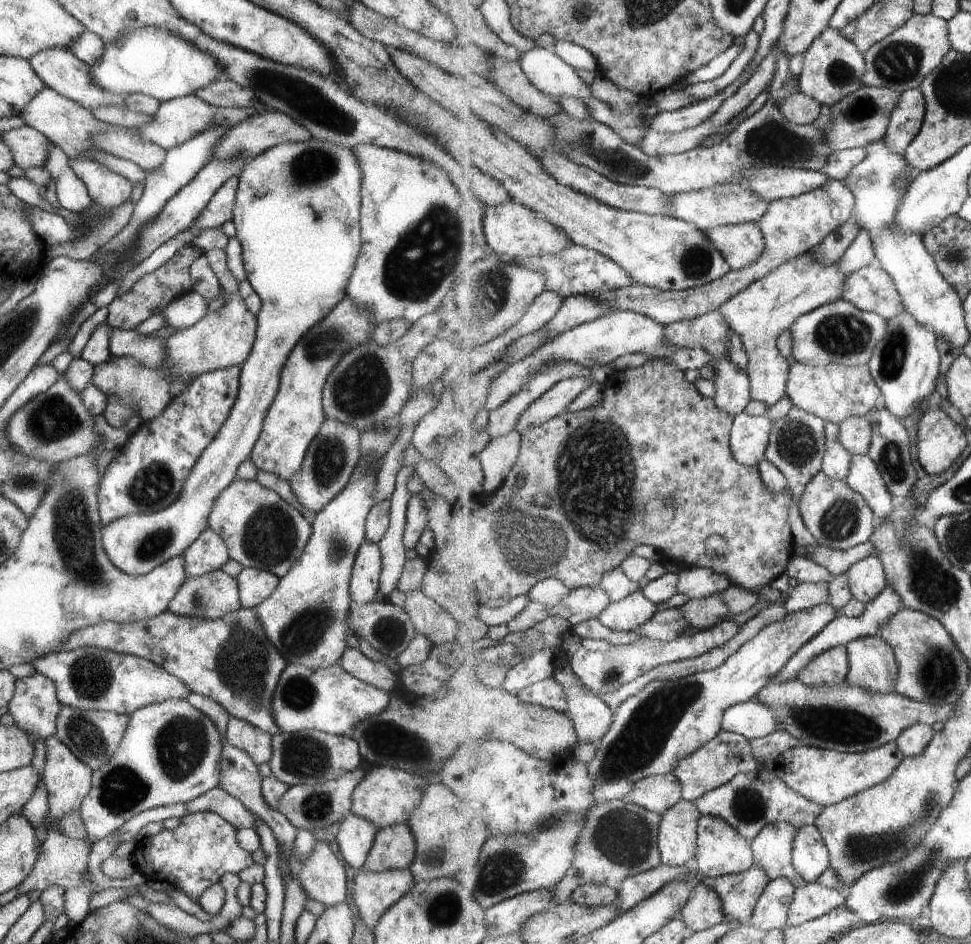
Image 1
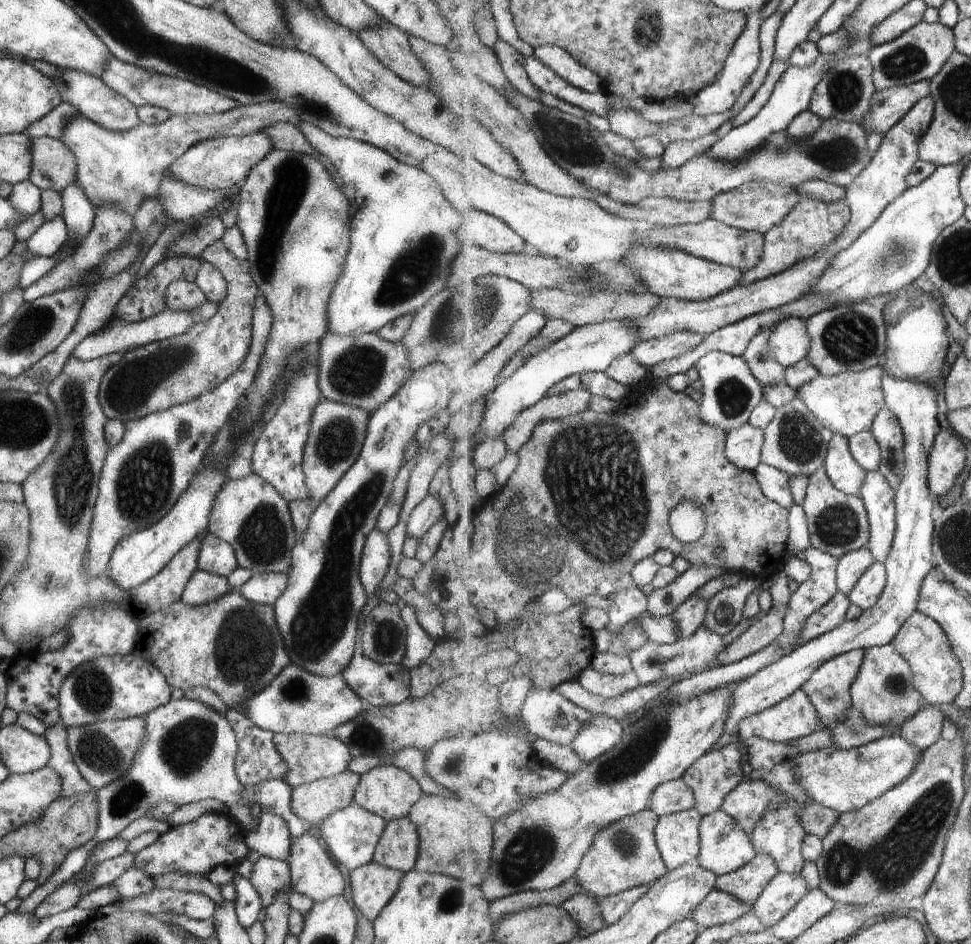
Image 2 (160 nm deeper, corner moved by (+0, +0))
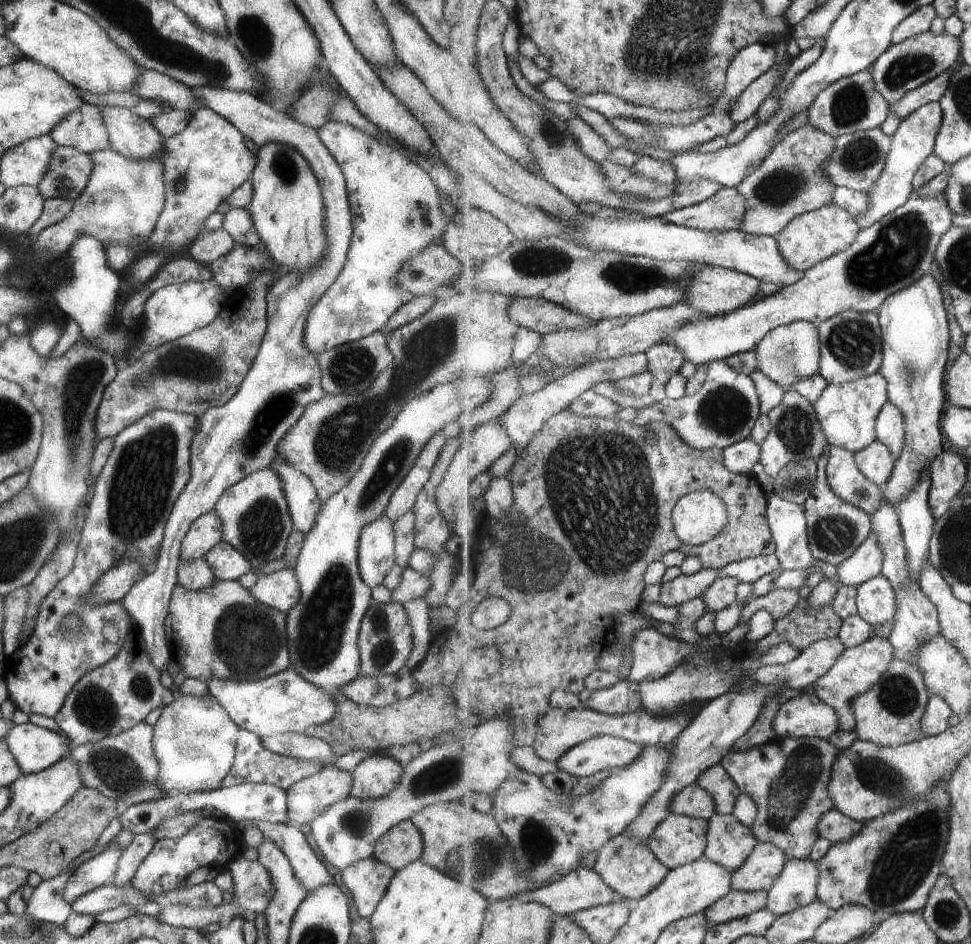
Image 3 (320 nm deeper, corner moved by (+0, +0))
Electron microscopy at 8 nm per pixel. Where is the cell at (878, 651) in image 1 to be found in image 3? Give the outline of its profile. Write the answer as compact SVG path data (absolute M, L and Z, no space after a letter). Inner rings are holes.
M894 655L889 670L881 676L881 680L853 700L858 738L880 746L901 746L920 740L923 737L921 720L930 698L920 669Z

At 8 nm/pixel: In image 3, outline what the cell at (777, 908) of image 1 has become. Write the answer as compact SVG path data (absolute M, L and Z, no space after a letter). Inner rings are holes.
M789 859L784 866L776 883L768 890L768 906L776 917L787 915L797 909L809 906L818 899L818 888L820 884L820 868L813 859Z

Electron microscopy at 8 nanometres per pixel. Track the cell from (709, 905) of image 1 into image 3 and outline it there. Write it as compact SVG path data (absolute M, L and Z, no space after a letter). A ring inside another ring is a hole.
M731 891L723 899L718 900L703 914L708 918L709 926L728 923L732 920L752 915L754 912L763 910L768 906L768 891Z

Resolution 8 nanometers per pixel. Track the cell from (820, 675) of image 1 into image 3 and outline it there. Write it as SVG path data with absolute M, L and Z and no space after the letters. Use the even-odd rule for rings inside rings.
M883 638L870 639L860 646L847 648L837 658L837 662L831 666L831 670L815 682L813 685L814 694L819 700L835 710L835 714L839 718L839 730L856 732L857 720L853 700L856 700L857 696L864 694L871 686L875 686L881 680L881 676L889 670L889 664L891 664L894 655L894 648L889 640L883 640Z

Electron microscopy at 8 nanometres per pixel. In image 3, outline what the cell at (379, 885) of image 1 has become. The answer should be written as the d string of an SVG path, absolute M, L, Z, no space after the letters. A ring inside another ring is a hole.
M372 856L351 863L341 871L341 880L351 894L357 914L368 919L393 876L394 870Z

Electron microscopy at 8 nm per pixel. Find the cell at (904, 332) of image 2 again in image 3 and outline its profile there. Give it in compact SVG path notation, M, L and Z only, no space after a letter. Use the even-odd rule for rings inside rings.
M927 274L912 286L889 296L879 308L881 328L884 330L884 360L881 374L888 381L892 404L905 416L907 440L901 458L896 460L892 479L883 492L889 504L899 505L903 498L919 484L923 470L930 468L943 448L941 414L949 403L945 393L950 341L949 320L942 304L943 294L937 280Z

